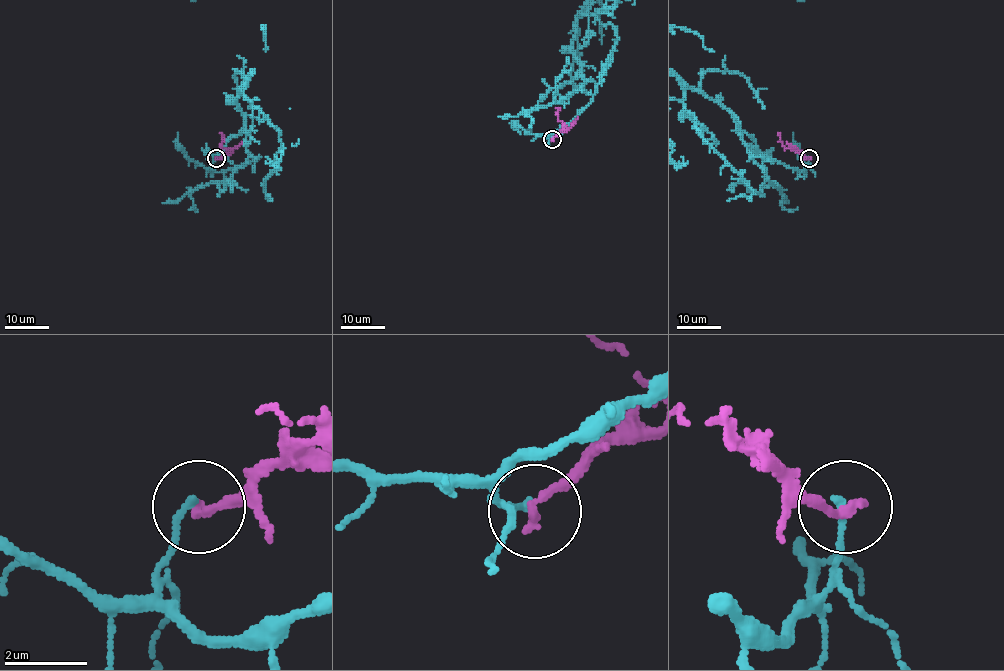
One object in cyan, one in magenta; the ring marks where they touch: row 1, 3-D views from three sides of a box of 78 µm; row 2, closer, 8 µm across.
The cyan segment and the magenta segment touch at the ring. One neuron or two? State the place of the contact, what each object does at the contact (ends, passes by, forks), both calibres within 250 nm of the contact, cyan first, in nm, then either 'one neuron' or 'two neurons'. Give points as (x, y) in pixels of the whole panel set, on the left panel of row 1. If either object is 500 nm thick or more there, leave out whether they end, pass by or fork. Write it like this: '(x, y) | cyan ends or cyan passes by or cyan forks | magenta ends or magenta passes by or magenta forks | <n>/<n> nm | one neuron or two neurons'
(216, 158) | cyan ends | magenta ends | 170/220 nm | two neurons

